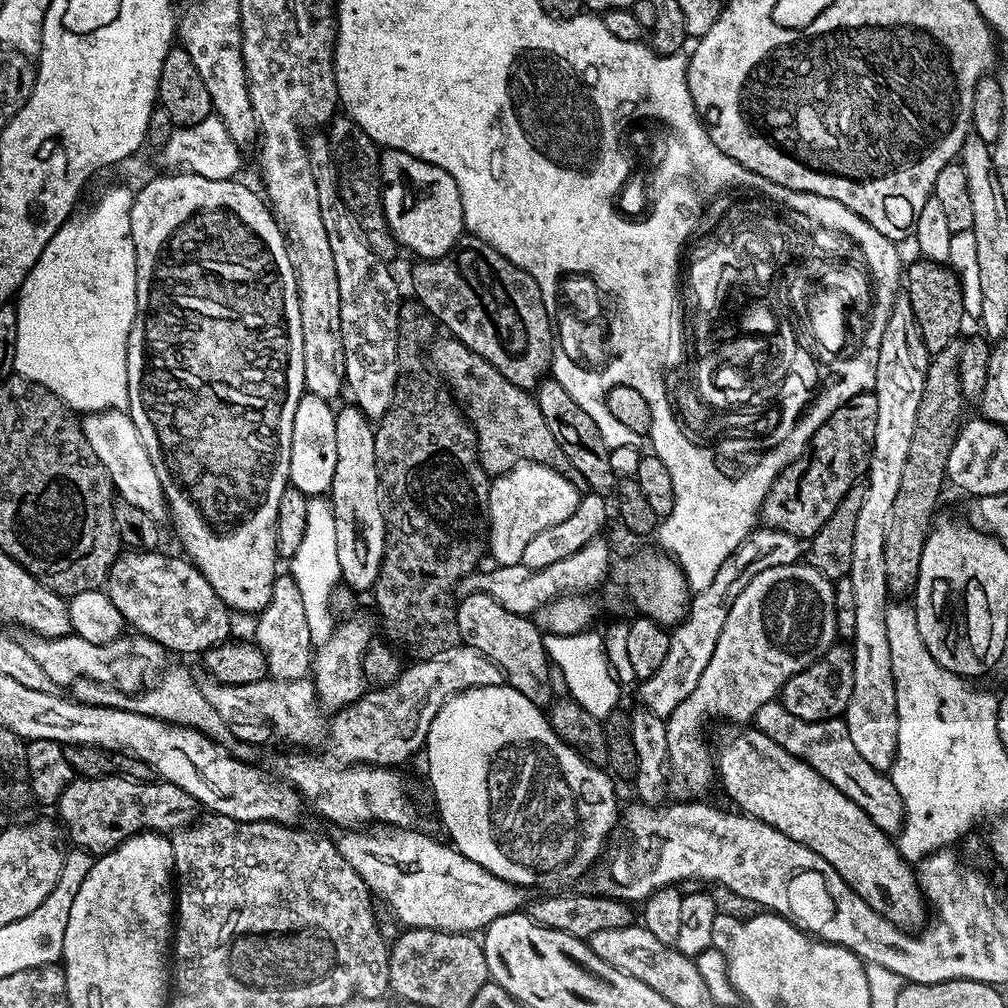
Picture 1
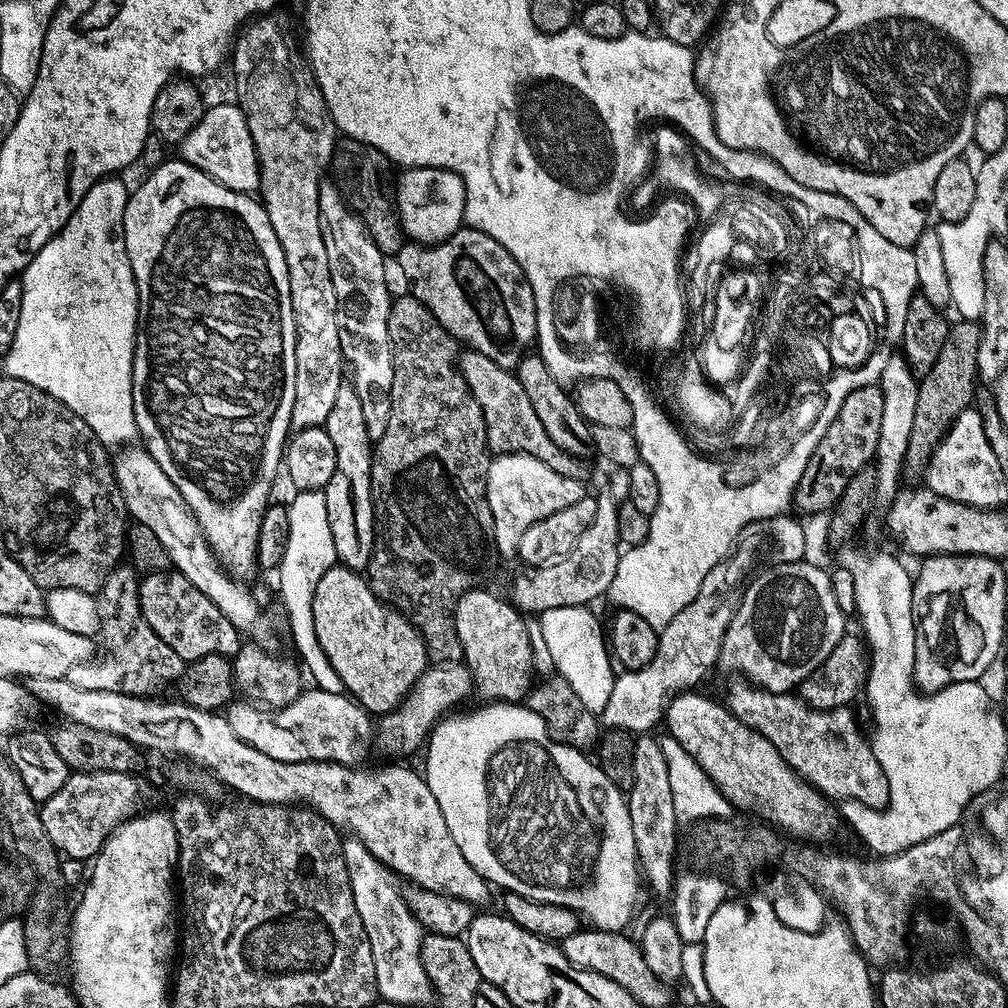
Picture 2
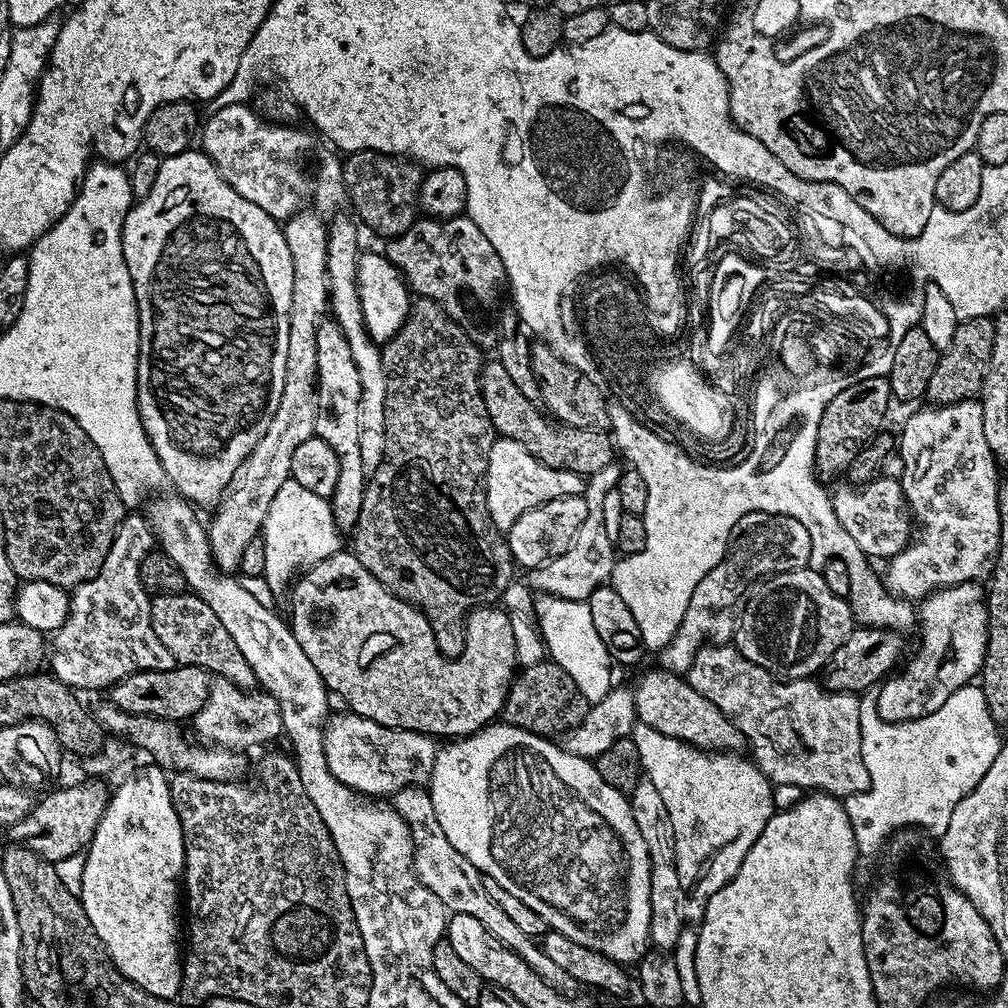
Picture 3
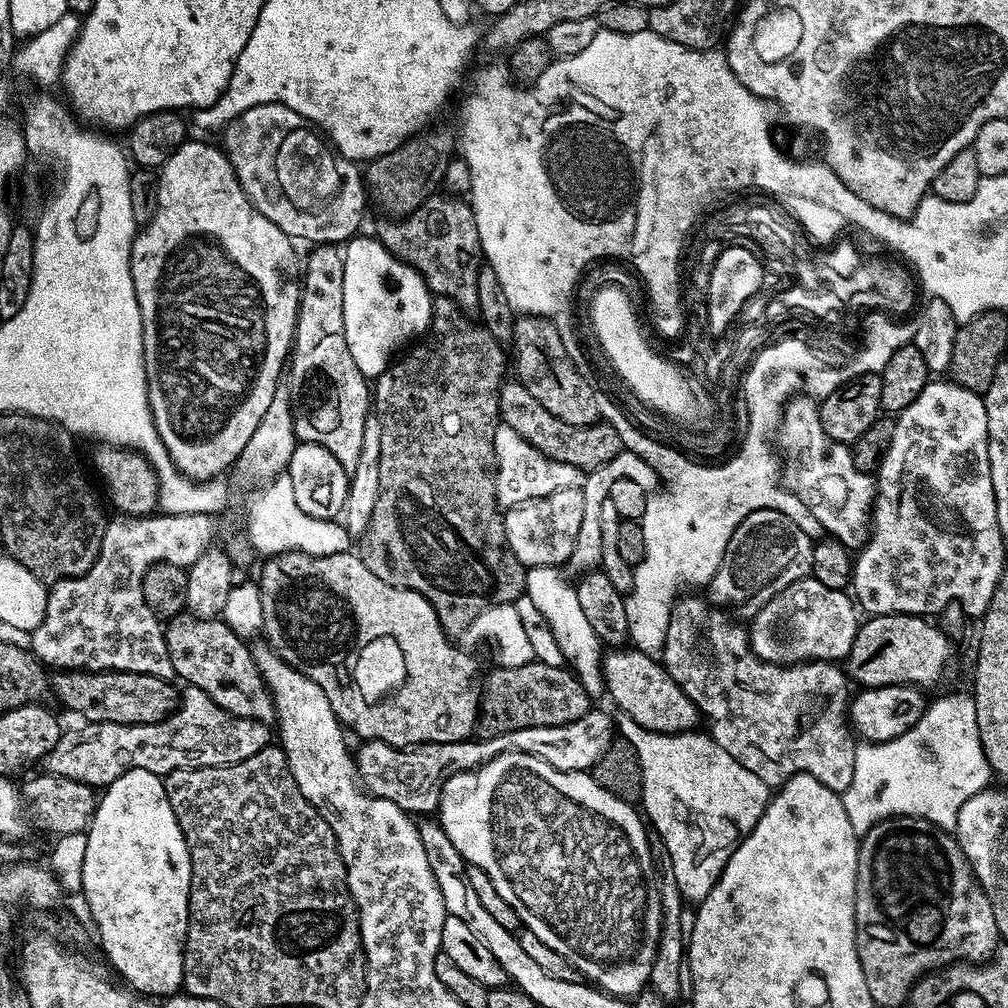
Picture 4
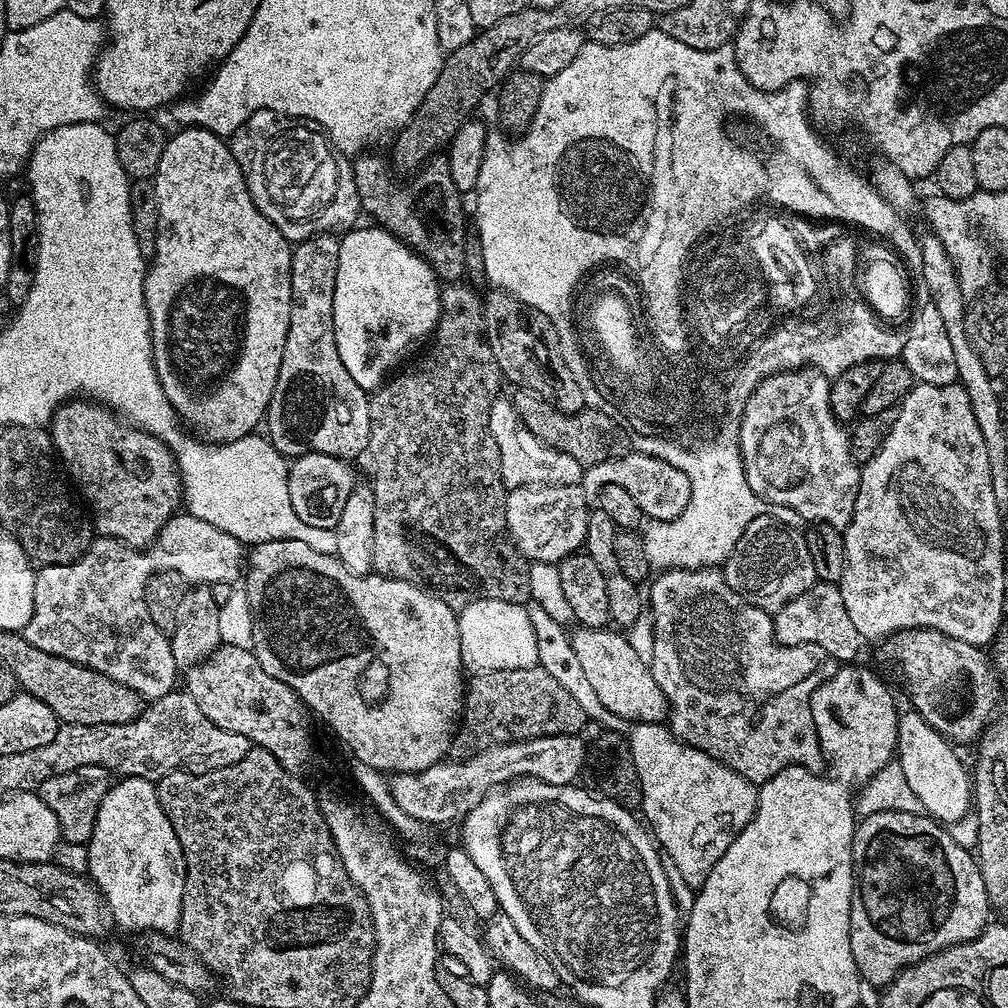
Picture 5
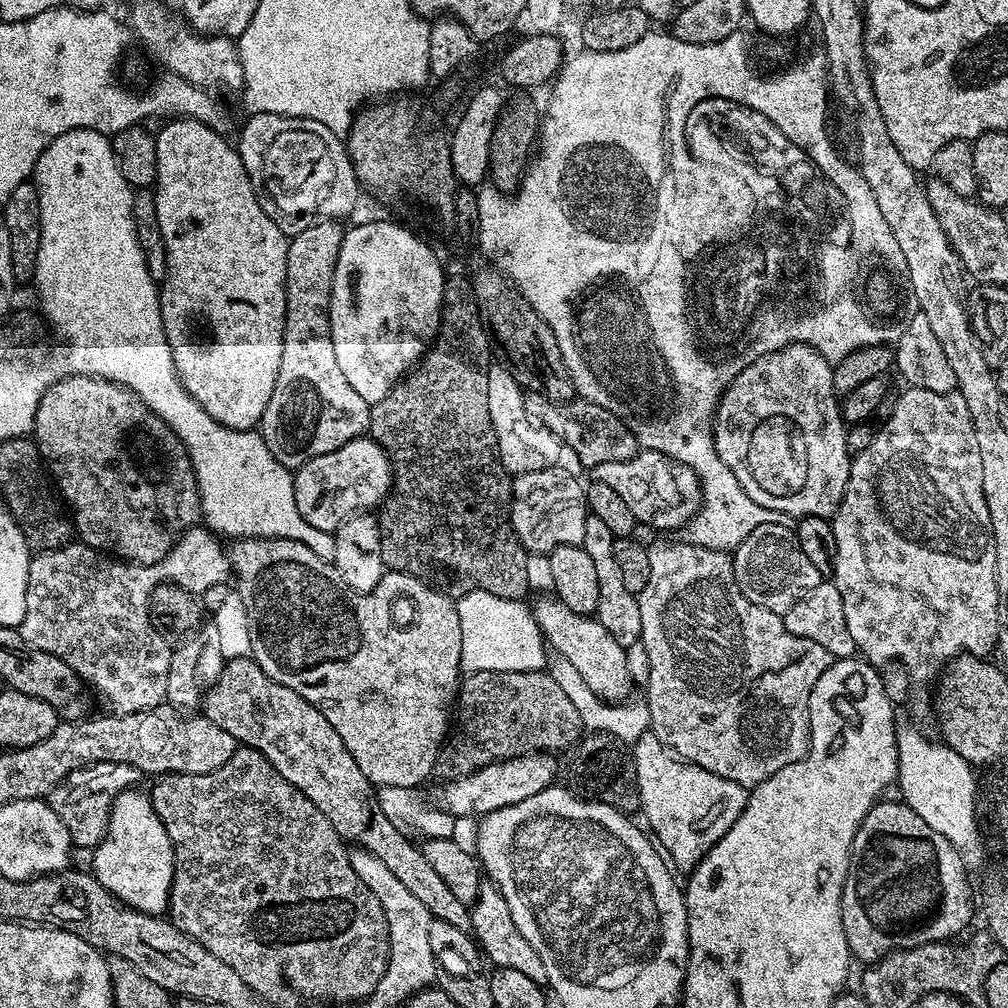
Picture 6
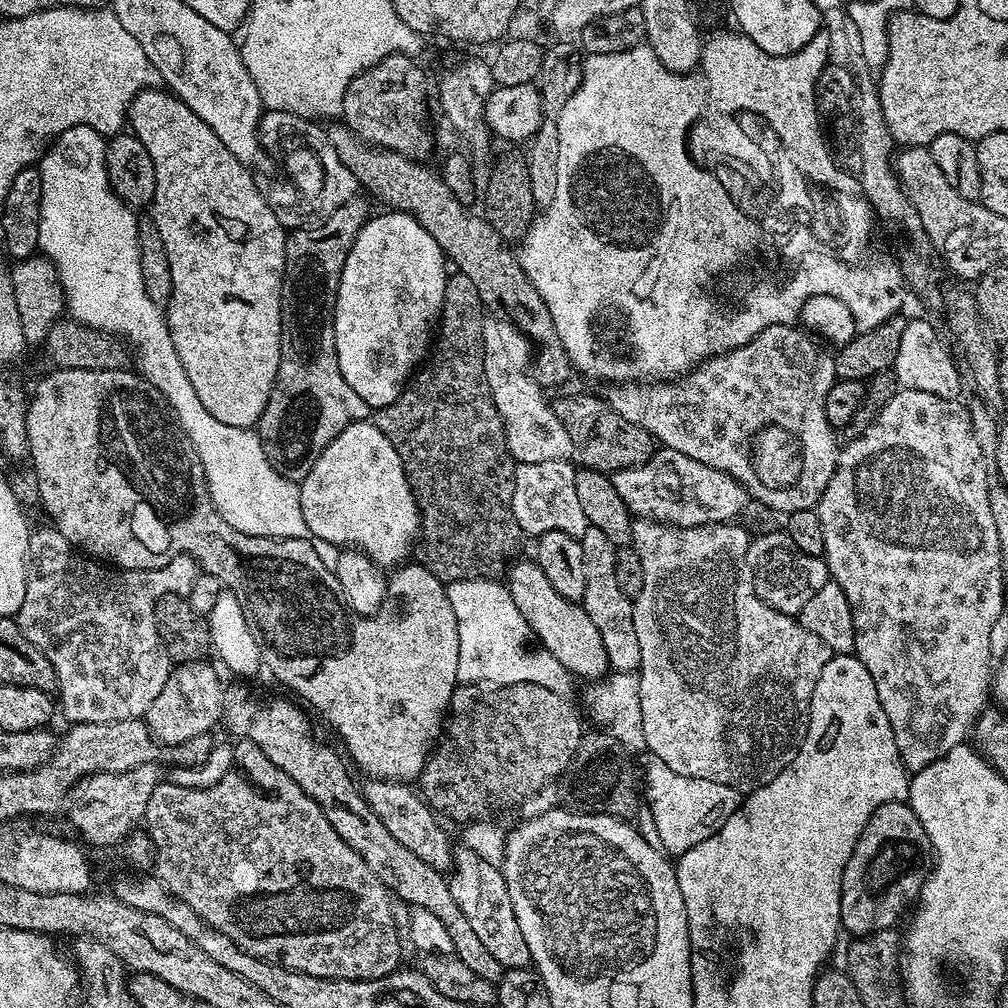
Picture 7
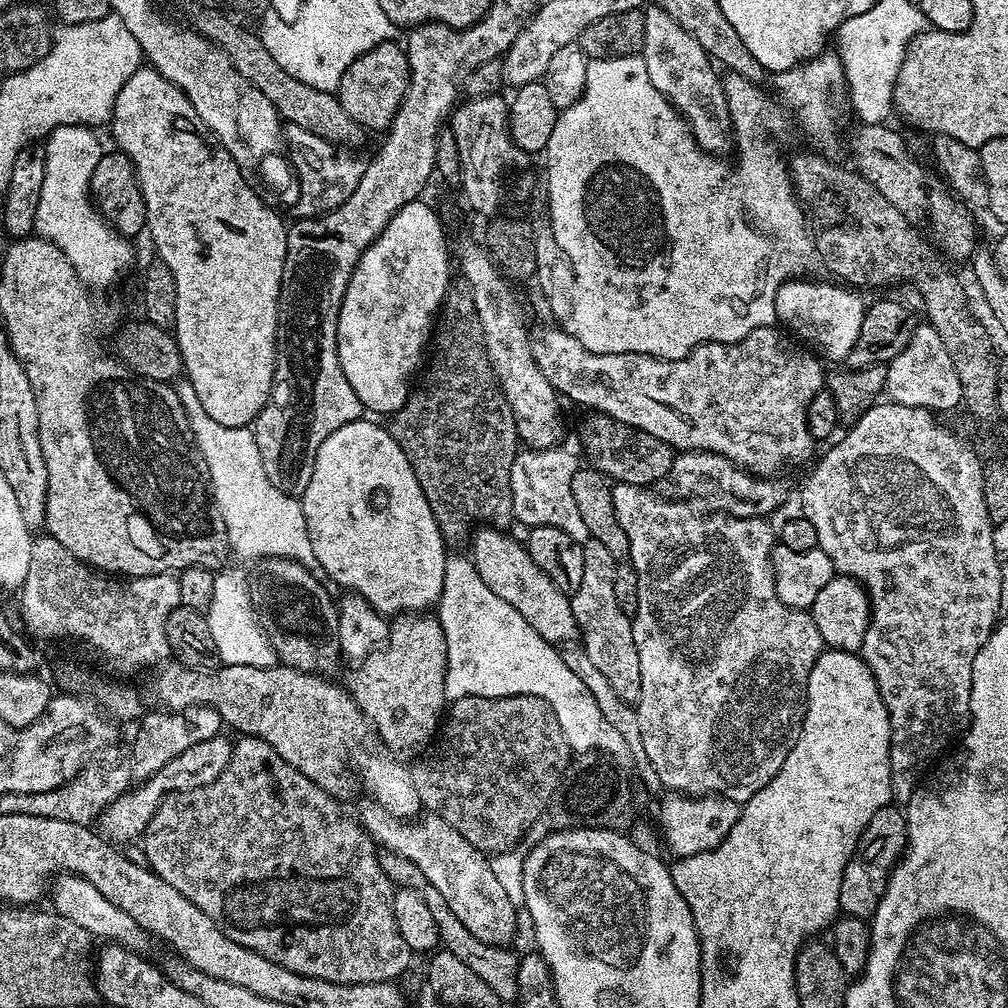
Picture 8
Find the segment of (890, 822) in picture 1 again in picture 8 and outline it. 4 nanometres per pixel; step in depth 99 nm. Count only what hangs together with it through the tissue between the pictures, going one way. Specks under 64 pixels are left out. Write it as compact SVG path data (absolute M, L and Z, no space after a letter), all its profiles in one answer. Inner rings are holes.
M619 482L612 485L612 497L614 498L614 514L618 516L618 526L622 526L622 530L626 530L626 538L630 542L630 550L628 551L628 560L632 564L638 576L638 608L634 616L632 616L632 629L634 630L634 646L638 646L638 666L640 667L640 677L642 678L642 694L640 695L639 704L635 705L638 716L638 723L641 727L643 749L650 763L655 769L655 773L661 778L663 787L669 793L679 794L682 796L691 796L699 798L701 796L725 796L730 798L735 804L745 805L750 798L754 798L754 794L758 794L758 790L762 790L762 786L766 786L774 778L774 774L778 774L778 770L782 770L782 762L786 762L786 758L790 754L790 750L796 745L796 739L800 736L800 731L804 728L804 712L808 708L808 679L810 678L810 670L816 665L816 660L821 652L825 651L826 645L822 634L818 634L818 626L814 626L811 615L803 608L791 608L786 606L786 602L782 602L782 598L778 598L776 587L774 586L774 578L772 577L772 550L778 543L777 533L768 525L769 521L762 516L730 516L715 510L709 511L709 516L703 516L700 512L695 512L691 508L691 503L677 502L675 499L669 498L667 495L659 496L656 490L648 486L639 484L622 484Z

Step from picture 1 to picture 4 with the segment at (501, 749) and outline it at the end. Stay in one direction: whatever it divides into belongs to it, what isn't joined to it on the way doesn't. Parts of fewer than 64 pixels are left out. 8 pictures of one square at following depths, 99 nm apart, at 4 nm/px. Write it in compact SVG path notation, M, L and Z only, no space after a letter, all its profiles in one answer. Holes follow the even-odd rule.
M517 751L499 752L492 759L485 760L479 768L471 772L455 772L445 782L440 795L438 823L450 838L450 842L454 842L454 850L458 850L458 854L462 854L462 858L468 864L478 866L486 870L486 874L490 874L490 882L494 882L494 890L498 890L498 894L506 898L514 914L518 914L521 925L527 931L532 932L534 938L538 938L538 942L550 946L550 950L571 958L572 967L585 981L595 984L597 988L610 993L611 996L635 998L645 991L650 978L650 970L654 966L654 954L658 950L660 927L664 923L662 922L658 873L654 867L650 847L650 832L641 813L633 805L614 798L610 790L602 790L602 786L598 786L598 782L592 777L591 771L563 772L534 754Z

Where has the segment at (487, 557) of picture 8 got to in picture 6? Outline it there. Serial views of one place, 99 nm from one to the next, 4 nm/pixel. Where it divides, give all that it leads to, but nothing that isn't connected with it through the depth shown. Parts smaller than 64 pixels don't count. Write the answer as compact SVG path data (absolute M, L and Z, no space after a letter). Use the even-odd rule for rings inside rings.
M544 594L537 604L531 605L532 616L538 622L545 641L576 671L575 679L581 684L590 686L598 698L607 702L624 702L629 699L628 691L634 687L634 681L628 669L627 651L602 626L599 620L592 616L574 614L555 595Z

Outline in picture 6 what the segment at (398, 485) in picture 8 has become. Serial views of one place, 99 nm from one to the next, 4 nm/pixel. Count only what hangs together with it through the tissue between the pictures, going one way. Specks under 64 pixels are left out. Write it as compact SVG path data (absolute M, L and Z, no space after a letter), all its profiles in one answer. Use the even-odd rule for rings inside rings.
M361 438L346 442L346 446L295 469L292 485L298 514L302 514L310 526L335 533L349 516L383 505L392 486L392 466L388 455L375 440Z

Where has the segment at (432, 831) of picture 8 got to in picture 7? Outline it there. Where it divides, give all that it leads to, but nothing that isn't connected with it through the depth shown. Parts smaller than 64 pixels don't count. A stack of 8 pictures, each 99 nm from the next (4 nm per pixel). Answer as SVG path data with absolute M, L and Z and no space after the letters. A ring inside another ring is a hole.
M457 847L448 885L454 894L454 902L458 902L462 914L466 914L474 934L478 934L482 946L498 958L503 968L526 968L532 964L530 946L526 946L526 938L522 938L522 926L518 926L518 918L510 902L510 890L503 871L497 865L486 862L475 847Z

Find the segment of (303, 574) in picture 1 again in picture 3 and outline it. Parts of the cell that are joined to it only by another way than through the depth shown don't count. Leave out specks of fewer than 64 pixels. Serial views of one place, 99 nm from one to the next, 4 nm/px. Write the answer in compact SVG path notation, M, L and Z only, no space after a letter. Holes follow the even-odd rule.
M290 478L282 482L282 490L278 490L274 502L270 502L270 510L262 529L266 580L272 583L274 591L287 593L301 572L341 551L340 536L342 532L336 526L332 505L325 497L310 494L310 490L306 490L306 486L297 480Z

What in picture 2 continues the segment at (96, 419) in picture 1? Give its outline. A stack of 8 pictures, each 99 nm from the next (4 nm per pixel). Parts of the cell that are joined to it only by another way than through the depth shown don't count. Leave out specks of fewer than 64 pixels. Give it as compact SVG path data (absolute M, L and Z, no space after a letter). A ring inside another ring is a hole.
M124 446L114 456L114 471L116 484L124 498L124 504L128 507L129 517L135 523L142 526L150 526L154 530L158 542L166 550L166 554L172 559L172 568L181 572L226 618L234 625L237 632L245 637L252 638L255 632L264 628L264 616L260 613L260 604L252 597L252 592L247 588L247 583L241 582L231 572L220 565L220 559L212 552L212 545L204 538L204 532L200 523L194 518L194 514L186 506L182 494L178 494L178 486L166 478L166 470L154 462L147 448L143 446Z

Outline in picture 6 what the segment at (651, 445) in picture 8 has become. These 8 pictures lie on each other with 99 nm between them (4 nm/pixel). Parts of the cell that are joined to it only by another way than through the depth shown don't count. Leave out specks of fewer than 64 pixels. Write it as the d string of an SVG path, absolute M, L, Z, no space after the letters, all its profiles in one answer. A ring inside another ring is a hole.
M525 391L526 414L542 425L550 434L558 434L578 454L581 469L591 470L602 466L602 462L626 462L638 451L634 434L610 410L602 410L589 400L573 398L567 402L551 400L537 392Z

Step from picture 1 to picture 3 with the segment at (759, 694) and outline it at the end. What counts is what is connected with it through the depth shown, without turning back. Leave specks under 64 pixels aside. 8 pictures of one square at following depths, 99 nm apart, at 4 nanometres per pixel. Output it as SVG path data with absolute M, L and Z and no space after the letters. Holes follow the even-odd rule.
M809 566L773 576L747 597L734 646L771 676L802 680L815 677L853 629L852 605L826 586L823 571Z

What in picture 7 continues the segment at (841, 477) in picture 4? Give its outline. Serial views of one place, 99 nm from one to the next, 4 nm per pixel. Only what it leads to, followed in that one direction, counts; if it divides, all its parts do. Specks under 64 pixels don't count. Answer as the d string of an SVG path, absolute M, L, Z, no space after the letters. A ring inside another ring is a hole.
M775 324L766 330L759 332L748 344L742 344L725 352L722 356L709 356L707 360L697 363L691 372L683 378L673 379L671 382L620 382L606 393L608 405L626 422L634 422L642 430L652 435L653 441L659 442L663 447L670 450L678 450L678 454L686 454L706 466L710 466L719 472L725 472L727 476L735 478L742 487L746 489L753 501L761 500L768 508L776 512L787 514L815 508L820 503L822 494L830 482L830 478L836 469L836 457L838 455L837 433L826 422L826 394L830 394L830 386L836 384L836 362L831 355L827 356L813 337L807 331L799 332L792 324Z

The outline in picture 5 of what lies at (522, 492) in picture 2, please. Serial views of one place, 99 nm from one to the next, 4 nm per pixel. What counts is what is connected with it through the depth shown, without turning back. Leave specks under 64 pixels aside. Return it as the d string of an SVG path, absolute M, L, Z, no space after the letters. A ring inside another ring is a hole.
M497 398L494 406L490 406L488 429L494 442L498 442L500 473L505 489L530 488L537 484L580 484L583 481L585 465L574 462L570 454L554 450L534 438L534 434L520 423L511 399Z

